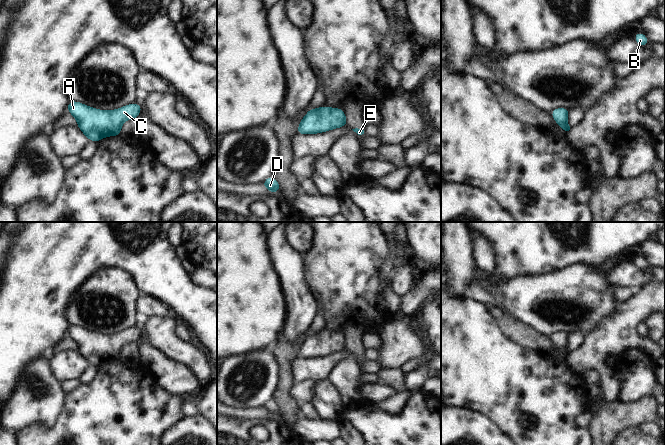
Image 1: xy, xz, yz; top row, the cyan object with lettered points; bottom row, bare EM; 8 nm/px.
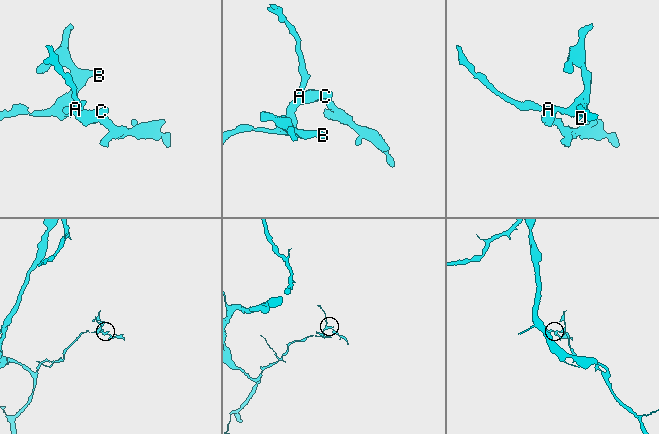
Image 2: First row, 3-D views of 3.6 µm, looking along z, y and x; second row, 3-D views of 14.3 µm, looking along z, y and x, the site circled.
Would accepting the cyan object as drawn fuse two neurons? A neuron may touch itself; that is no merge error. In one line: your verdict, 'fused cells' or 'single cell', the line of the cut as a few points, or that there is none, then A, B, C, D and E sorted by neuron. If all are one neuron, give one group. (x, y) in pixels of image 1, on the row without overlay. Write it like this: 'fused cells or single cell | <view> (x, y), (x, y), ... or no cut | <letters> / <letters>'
fused cells | yz (566, 346), (561, 351) | A B C D / E

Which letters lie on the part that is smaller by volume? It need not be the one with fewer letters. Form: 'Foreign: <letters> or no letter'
Foreign: E

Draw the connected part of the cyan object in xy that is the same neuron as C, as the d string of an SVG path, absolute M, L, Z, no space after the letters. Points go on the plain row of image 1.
M70 325L67 334L78 346L78 352L88 364L98 366L107 360L119 360L124 345L135 343L142 331L137 327L128 328L116 334L98 334L77 325Z

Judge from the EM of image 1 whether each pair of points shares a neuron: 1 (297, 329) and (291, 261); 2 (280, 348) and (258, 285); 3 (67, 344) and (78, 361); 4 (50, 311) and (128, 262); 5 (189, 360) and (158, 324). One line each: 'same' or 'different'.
1: same
2: different
3: different
4: same
5: same

